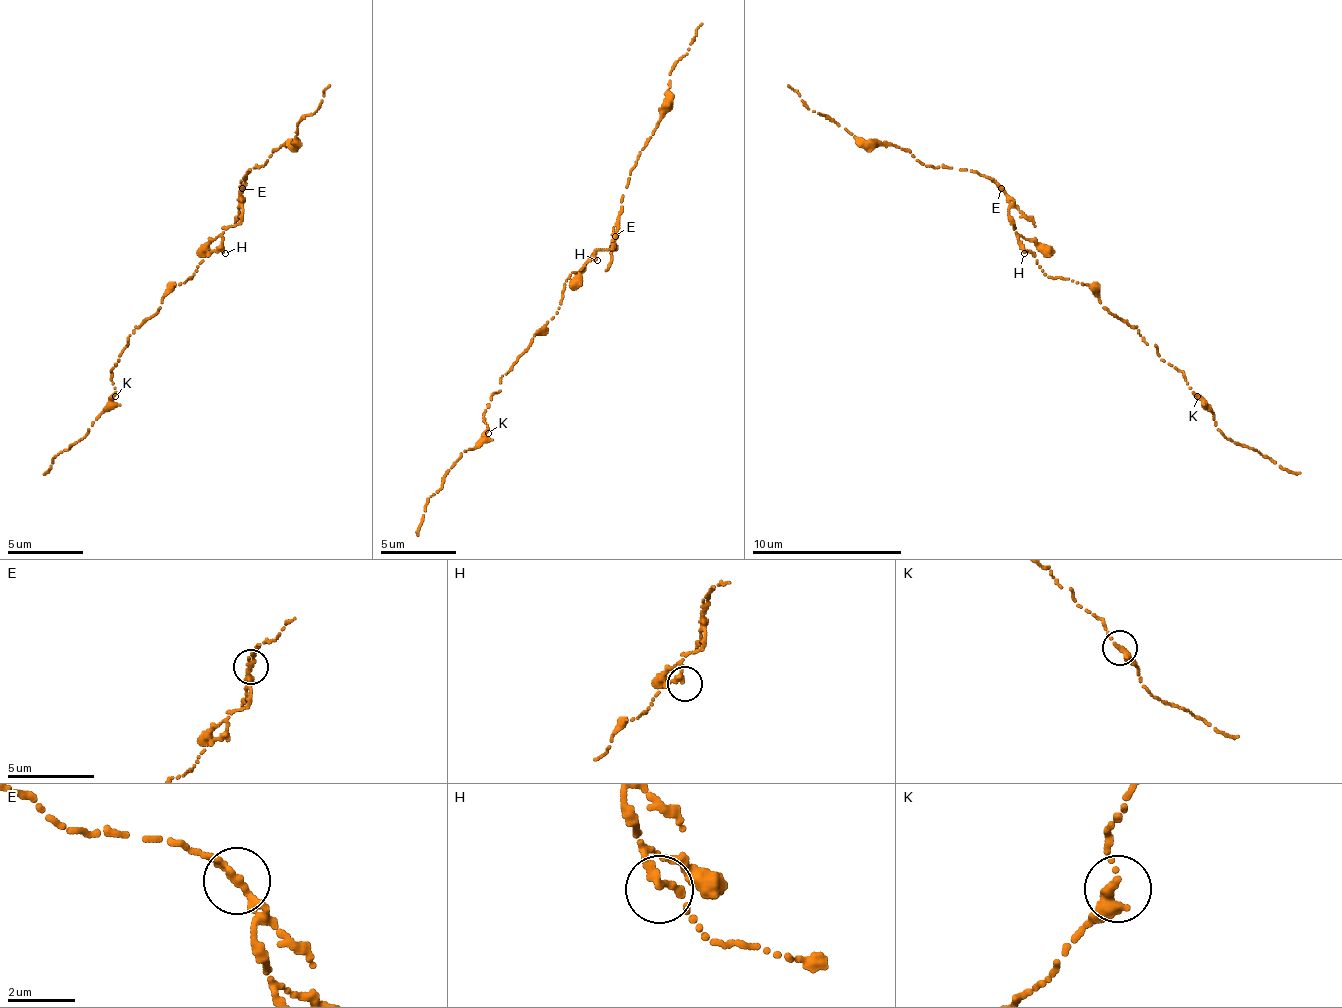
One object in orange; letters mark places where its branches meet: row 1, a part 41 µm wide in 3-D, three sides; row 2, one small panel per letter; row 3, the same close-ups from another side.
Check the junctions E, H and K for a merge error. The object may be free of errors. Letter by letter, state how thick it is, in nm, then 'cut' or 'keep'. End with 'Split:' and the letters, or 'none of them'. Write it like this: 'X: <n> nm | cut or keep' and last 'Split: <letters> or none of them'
E: 280 nm | keep
H: 240 nm | keep
K: 280 nm | keep
Split: none of them

